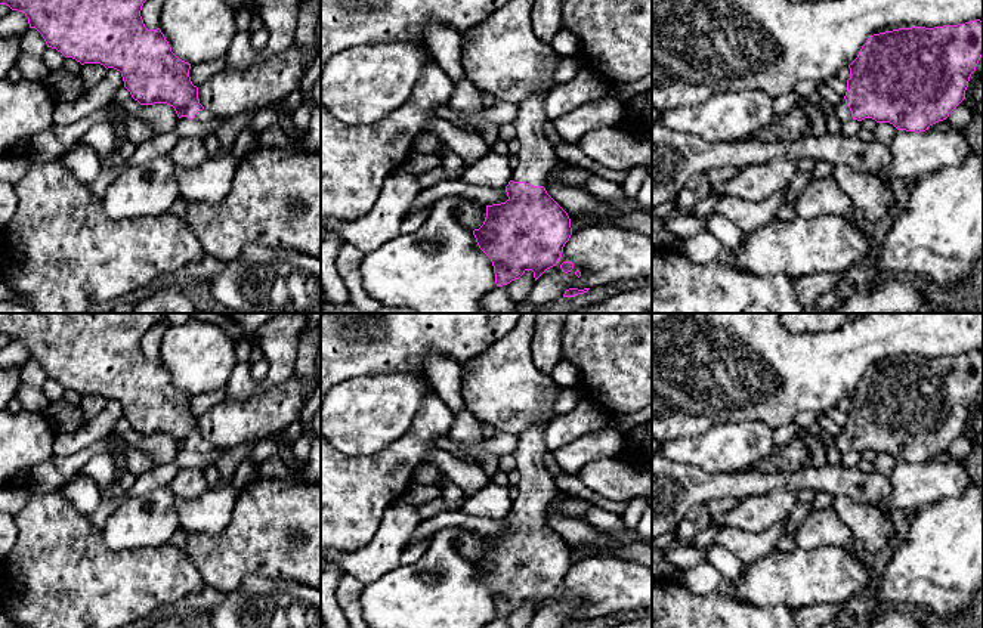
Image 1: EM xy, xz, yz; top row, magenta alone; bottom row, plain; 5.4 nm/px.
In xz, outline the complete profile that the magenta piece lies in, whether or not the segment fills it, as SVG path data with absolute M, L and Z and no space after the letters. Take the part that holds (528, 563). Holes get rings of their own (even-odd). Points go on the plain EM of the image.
M547 423L529 426L517 434L513 452L519 474L520 494L511 501L511 511L506 517L508 530L501 535L486 536L486 548L479 560L473 562L479 579L491 590L497 618L519 610L526 601L534 603L535 612L562 588L563 578L572 566L568 544L547 525L545 507L556 494L551 474L544 465L548 452L544 442Z

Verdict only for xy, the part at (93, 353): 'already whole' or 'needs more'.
needs more

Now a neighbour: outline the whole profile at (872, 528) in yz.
M834 496L832 508L848 526L856 541L863 548L862 557L872 560L878 556L896 535L896 526L890 514L880 511L874 505L865 505L848 496Z

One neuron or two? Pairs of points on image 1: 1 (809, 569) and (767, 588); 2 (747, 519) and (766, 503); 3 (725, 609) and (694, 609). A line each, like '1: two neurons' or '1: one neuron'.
1: one neuron
2: one neuron
3: one neuron

